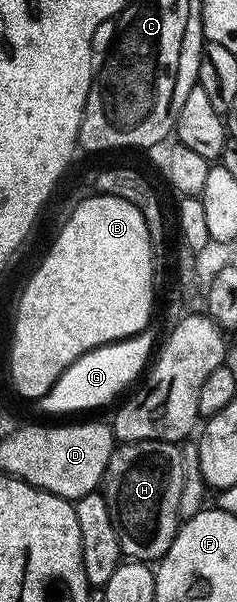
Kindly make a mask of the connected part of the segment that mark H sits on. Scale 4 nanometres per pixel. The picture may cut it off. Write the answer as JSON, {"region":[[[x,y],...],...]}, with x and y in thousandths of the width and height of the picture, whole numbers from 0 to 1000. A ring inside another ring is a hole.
{"region":[[[532,733],[481,744],[451,769],[443,794],[418,816],[439,822],[451,849],[468,849],[468,869],[494,884],[515,920],[532,927],[658,935],[722,909],[768,862],[755,852],[755,826],[776,811],[776,779],[764,748],[722,733]]]}

